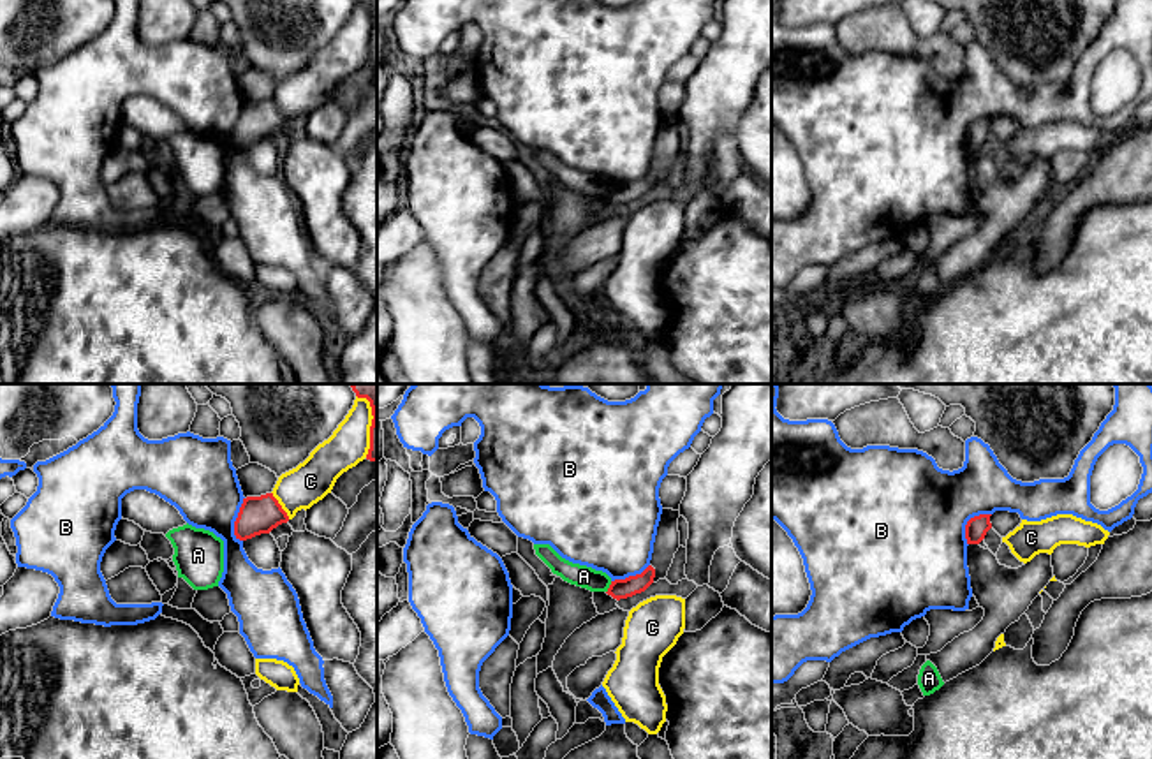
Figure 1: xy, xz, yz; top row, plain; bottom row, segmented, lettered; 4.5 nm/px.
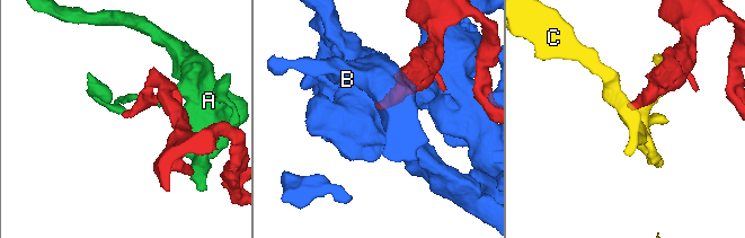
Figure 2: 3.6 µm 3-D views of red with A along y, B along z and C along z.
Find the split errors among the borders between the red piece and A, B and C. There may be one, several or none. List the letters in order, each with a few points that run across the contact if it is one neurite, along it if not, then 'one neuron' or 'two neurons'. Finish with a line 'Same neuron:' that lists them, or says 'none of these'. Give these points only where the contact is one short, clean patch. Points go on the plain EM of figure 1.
A: line xz (612, 187), (606, 198); two neurons
B: two neurons
C: two neurons
Same neuron: none of these

